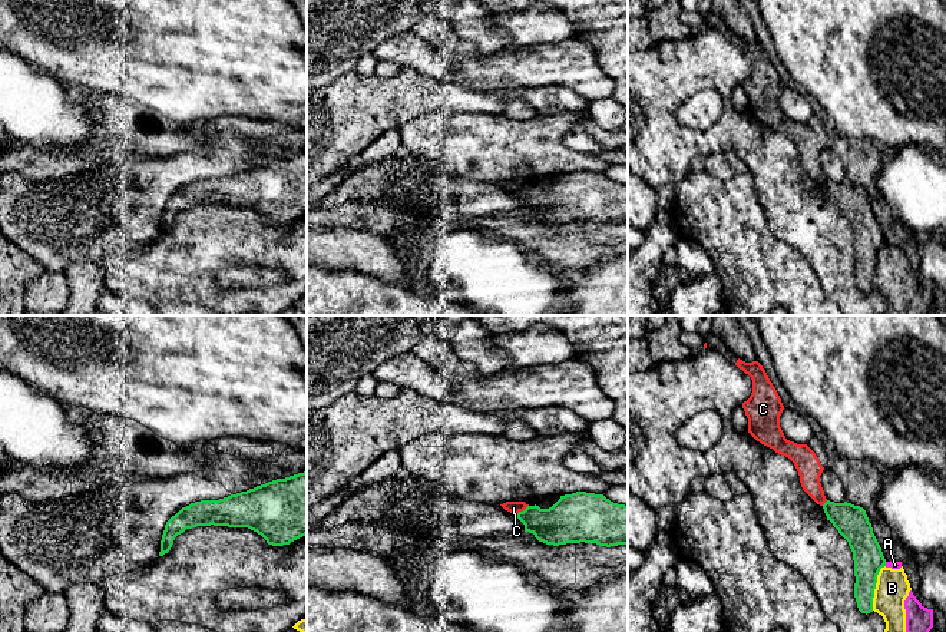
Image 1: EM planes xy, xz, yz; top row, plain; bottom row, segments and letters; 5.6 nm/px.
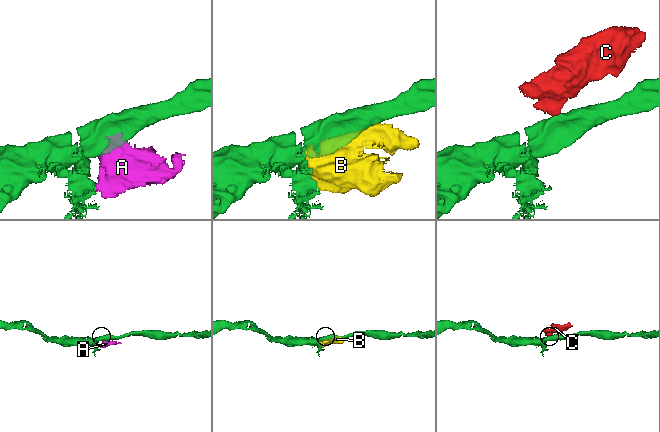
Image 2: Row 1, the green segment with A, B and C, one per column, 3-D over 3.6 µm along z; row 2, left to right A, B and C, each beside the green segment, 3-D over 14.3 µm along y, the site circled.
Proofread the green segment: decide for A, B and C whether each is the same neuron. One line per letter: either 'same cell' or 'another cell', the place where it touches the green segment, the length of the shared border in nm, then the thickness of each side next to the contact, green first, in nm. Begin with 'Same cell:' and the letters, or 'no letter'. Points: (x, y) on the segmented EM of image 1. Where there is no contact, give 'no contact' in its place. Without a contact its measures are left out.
Same cell: no letter
A: another cell; meets green in yz at (885, 563); contact 30 nm long; 170 nm thick on the green side, 50 nm on the other
B: another cell; meets green in yz at (875, 588); contact 260 nm long; 170 nm thick on the green side, 190 nm on the other
C: another cell; meets green in xz at (521, 512); contact 100 nm long; 220 nm thick on the green side, 70 nm on the other

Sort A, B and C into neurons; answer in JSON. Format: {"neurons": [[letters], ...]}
{"neurons": [["A", "B"], ["C"]]}

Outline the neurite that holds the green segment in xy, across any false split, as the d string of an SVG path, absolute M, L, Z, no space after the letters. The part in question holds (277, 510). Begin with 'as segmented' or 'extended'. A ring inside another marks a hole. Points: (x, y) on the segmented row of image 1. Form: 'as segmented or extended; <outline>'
as segmented; M307 471L277 479L219 500L182 507L166 525L159 556L178 535L196 526L248 527L268 545L282 546L307 535Z

